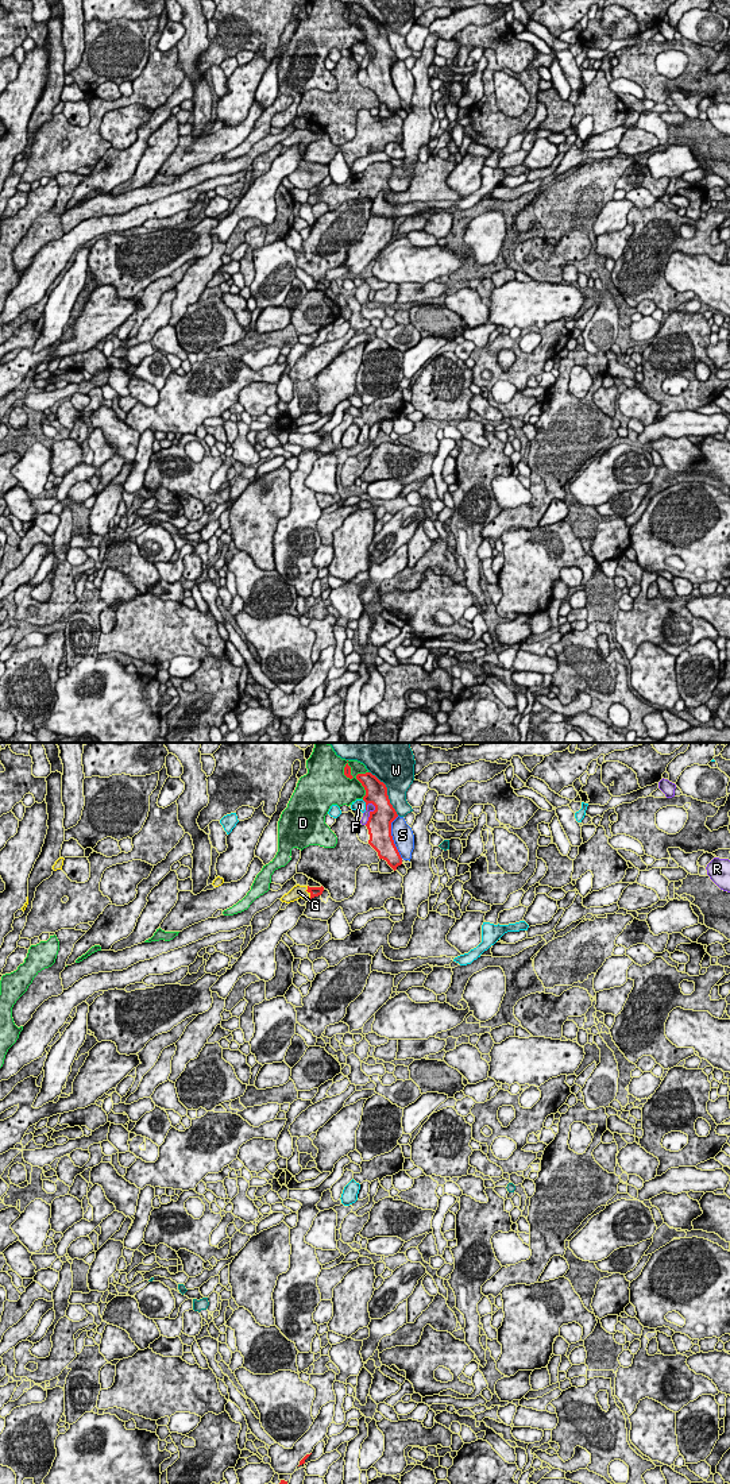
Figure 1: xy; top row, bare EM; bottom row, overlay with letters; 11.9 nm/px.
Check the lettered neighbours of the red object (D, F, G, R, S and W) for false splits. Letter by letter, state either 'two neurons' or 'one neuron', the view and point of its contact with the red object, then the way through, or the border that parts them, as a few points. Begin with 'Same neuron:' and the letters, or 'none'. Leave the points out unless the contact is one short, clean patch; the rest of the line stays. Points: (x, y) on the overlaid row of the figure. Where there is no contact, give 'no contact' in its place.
Same neuron: G
D: two neurons | xy (356, 778)
F: two neurons | xy (366, 805)
G: one neuron | xy (309, 891) | across xy (315, 891), (309, 891), (298, 891)
R: two neurons | xy (370, 813)
S: two neurons | xy (391, 837)
W: two neurons | xy (386, 791)

